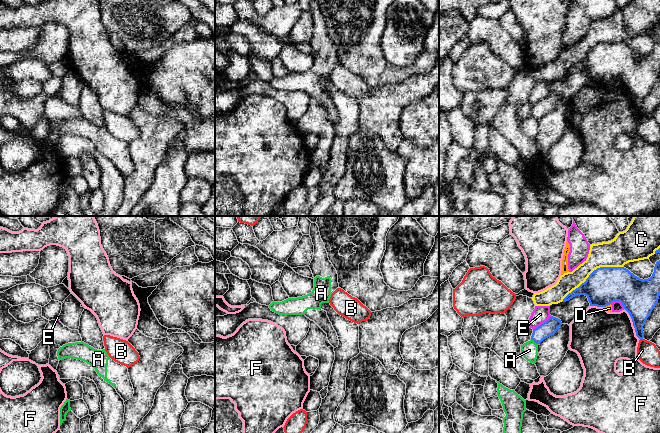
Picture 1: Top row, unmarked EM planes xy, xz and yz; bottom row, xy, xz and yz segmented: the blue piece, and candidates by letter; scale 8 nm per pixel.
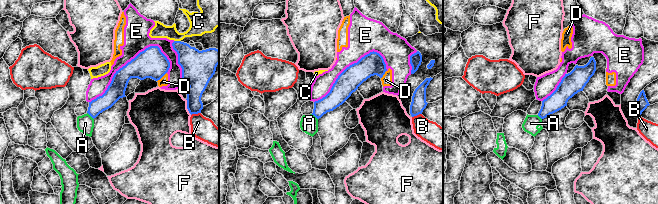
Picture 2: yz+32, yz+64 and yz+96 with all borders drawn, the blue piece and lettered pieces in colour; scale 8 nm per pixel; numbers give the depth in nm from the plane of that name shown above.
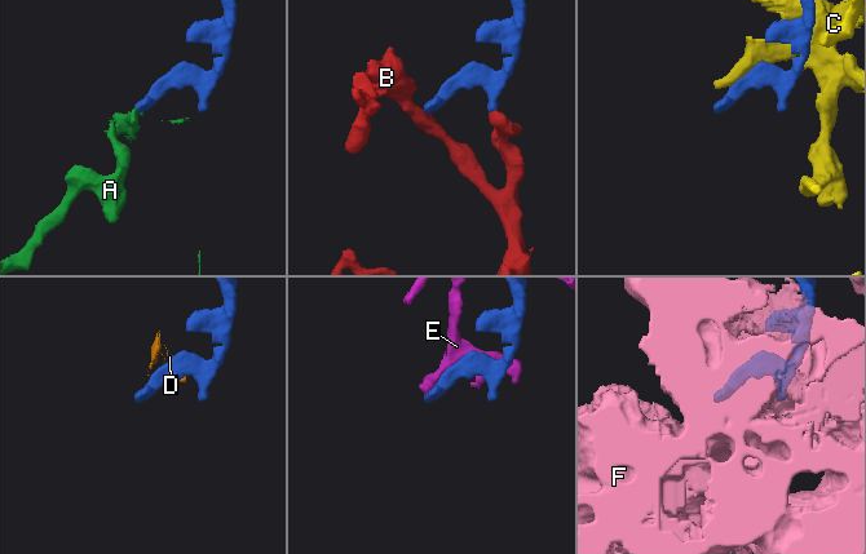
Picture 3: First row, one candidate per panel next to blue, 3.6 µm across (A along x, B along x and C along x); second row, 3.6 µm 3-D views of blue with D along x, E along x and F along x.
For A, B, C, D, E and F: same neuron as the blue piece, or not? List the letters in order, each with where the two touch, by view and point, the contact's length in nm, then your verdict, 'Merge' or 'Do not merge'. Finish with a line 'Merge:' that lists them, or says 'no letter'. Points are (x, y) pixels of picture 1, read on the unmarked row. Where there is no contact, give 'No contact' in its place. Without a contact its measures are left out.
A: Touches blue at yz (534, 117). Shared border 70 nm. Do not merge
B: Touches blue at yz (641, 114). Shared border 30 nm. Do not merge
C: Touches blue at yz (591, 49). Shared border 550 nm. Do not merge
D: Touches blue at yz (607, 81). Shared border 60 nm. Do not merge
E: Touches blue at yz (543, 99). Shared border 190 nm. Do not merge
F: Touches blue at yz (633, 100). Shared border 280 nm. Do not merge
Merge: no letter

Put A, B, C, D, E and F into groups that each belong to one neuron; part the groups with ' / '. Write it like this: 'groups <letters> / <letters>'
groups A / B / C / D E / F

